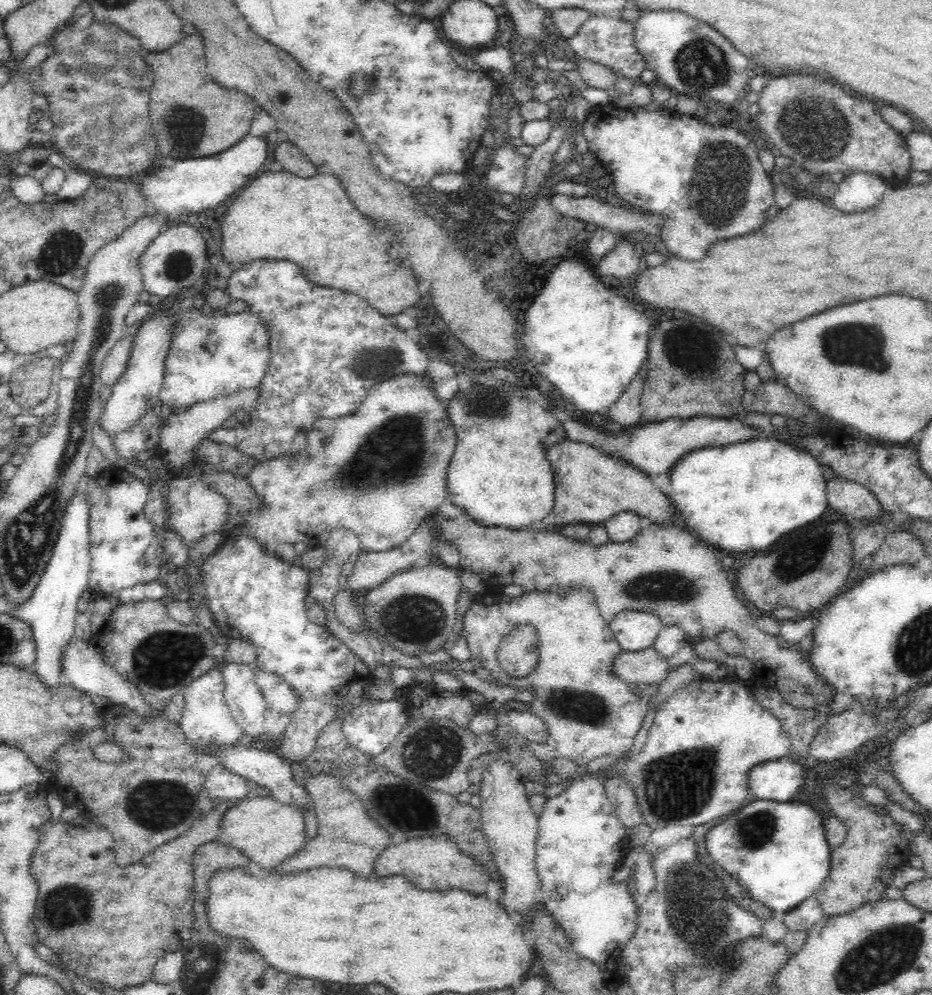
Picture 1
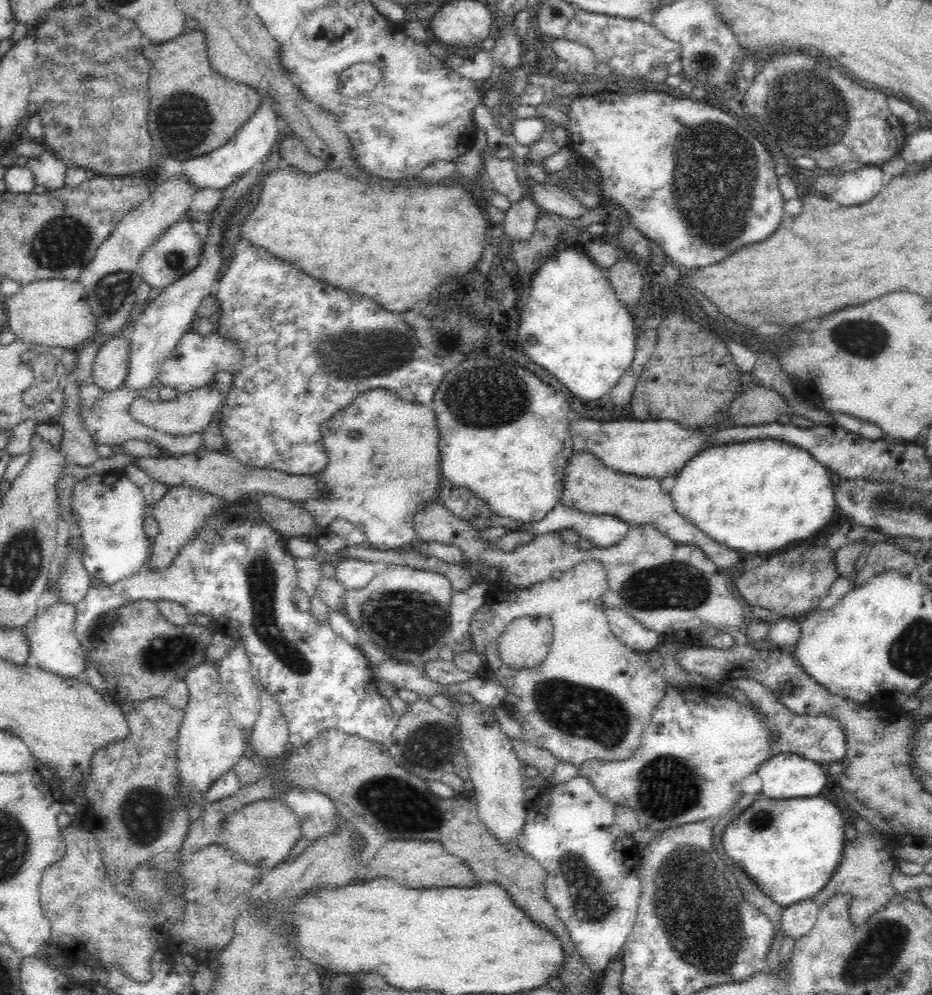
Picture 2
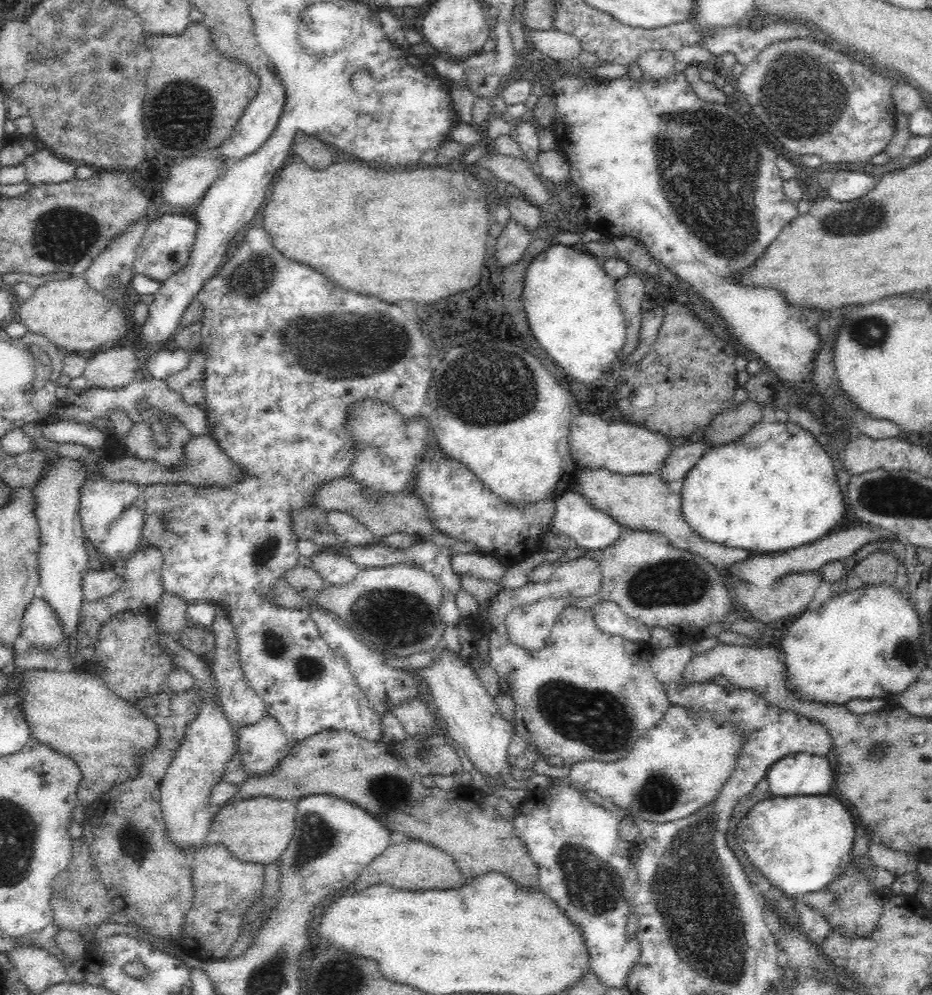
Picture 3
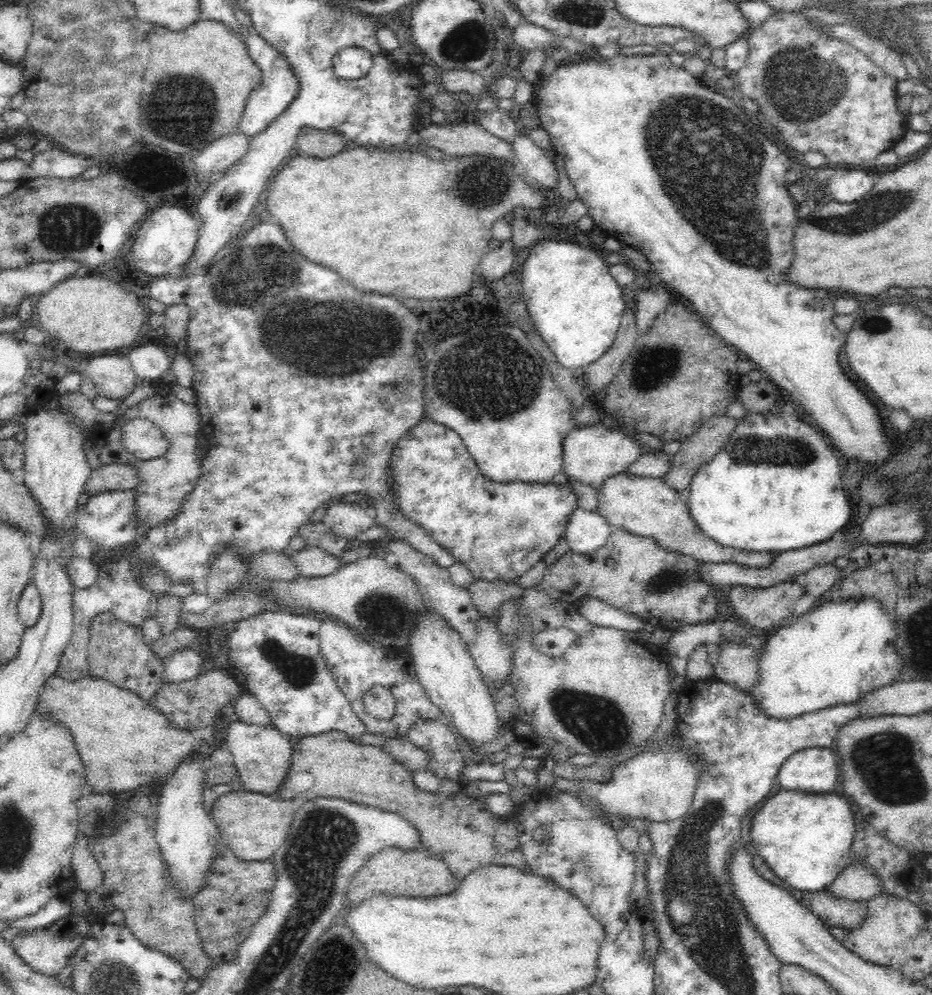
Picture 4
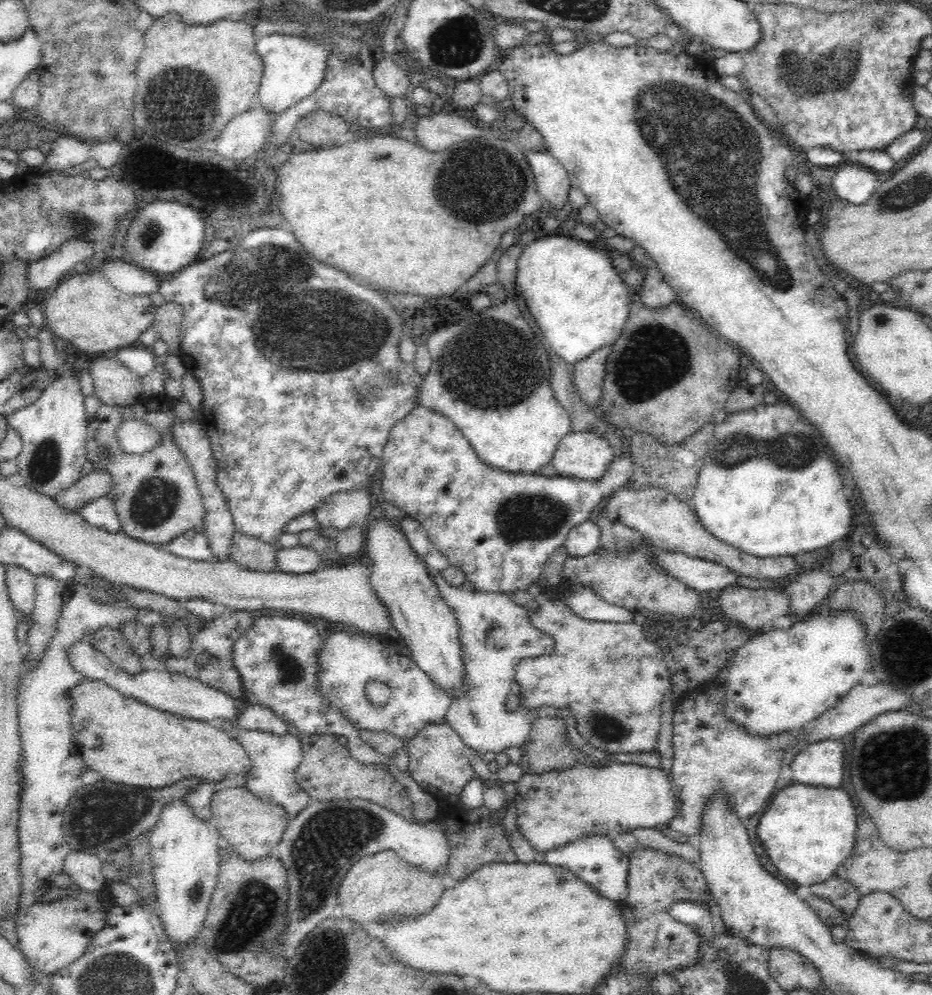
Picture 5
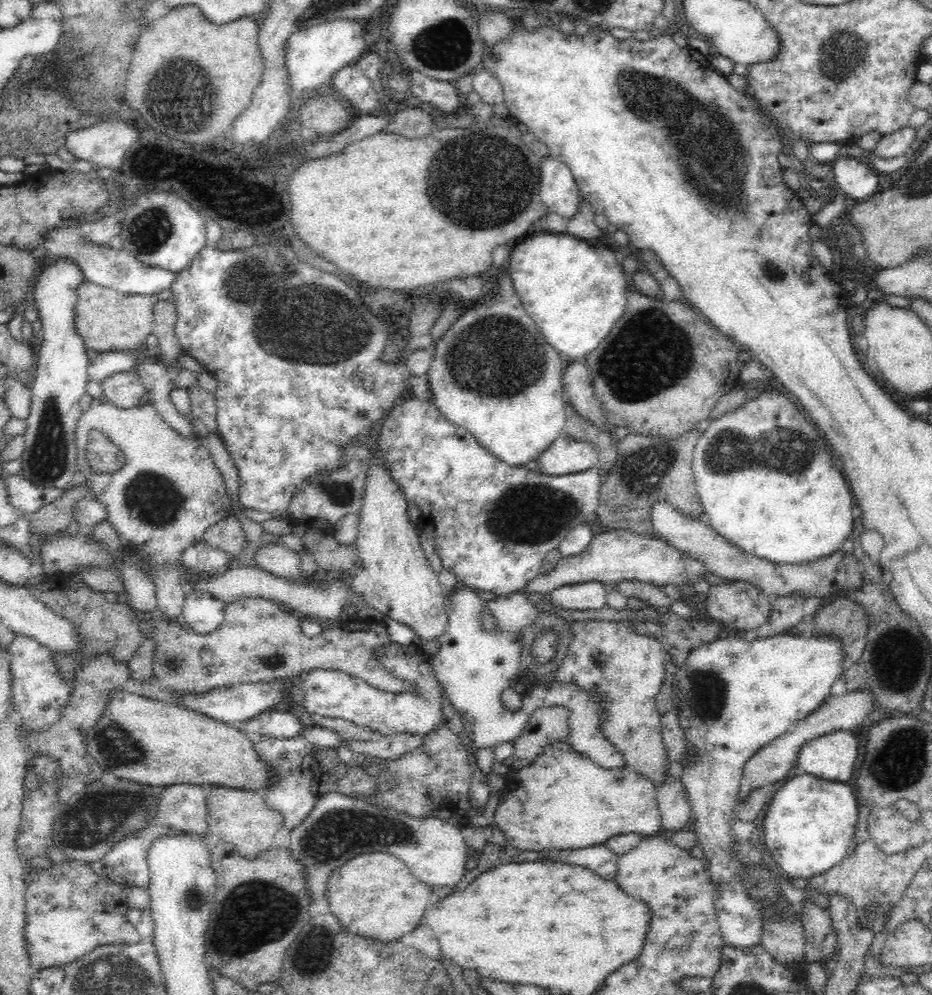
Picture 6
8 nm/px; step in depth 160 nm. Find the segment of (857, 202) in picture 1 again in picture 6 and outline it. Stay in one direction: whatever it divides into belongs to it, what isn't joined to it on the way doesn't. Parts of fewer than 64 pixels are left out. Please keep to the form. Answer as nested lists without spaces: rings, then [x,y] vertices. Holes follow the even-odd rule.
[[[838,157],[833,164],[836,187],[840,188],[846,197],[854,200],[866,200],[877,193],[876,188],[882,188],[885,183],[870,164],[858,162],[855,157]]]

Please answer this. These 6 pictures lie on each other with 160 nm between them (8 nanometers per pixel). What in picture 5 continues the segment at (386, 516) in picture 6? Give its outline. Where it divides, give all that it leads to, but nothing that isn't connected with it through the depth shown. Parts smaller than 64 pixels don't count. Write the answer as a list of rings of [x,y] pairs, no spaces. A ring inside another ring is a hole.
[[[378,518],[368,528],[366,540],[366,559],[370,562],[370,584],[375,595],[386,604],[390,613],[391,626],[402,637],[403,644],[410,649],[412,660],[420,670],[424,671],[436,687],[446,691],[450,700],[463,699],[467,691],[465,684],[465,670],[463,667],[462,647],[459,639],[459,630],[453,612],[446,604],[436,583],[432,581],[430,572],[427,570],[424,560],[416,554],[416,551],[406,542],[406,535],[400,527],[394,527],[394,522],[389,518]]]

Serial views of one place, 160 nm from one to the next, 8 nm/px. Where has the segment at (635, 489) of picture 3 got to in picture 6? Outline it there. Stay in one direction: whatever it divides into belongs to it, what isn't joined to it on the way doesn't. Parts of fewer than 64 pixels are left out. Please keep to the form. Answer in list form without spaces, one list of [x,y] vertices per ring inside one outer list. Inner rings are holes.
[[[659,499],[656,504],[652,504],[647,516],[650,517],[650,524],[656,537],[672,545],[673,548],[686,552],[690,557],[702,561],[707,572],[728,581],[749,581],[750,584],[760,588],[770,600],[794,593],[810,597],[824,596],[830,599],[838,594],[834,592],[835,590],[854,590],[862,584],[859,560],[842,549],[808,562],[774,563],[743,551],[716,533],[705,519],[682,514],[667,500]]]

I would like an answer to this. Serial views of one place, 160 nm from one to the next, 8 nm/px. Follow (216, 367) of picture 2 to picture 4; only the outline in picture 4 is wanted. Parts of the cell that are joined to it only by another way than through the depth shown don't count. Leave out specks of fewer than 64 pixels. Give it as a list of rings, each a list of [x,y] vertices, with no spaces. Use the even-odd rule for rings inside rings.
[[[156,343],[131,349],[127,356],[138,380],[154,382],[171,375],[172,359]]]

